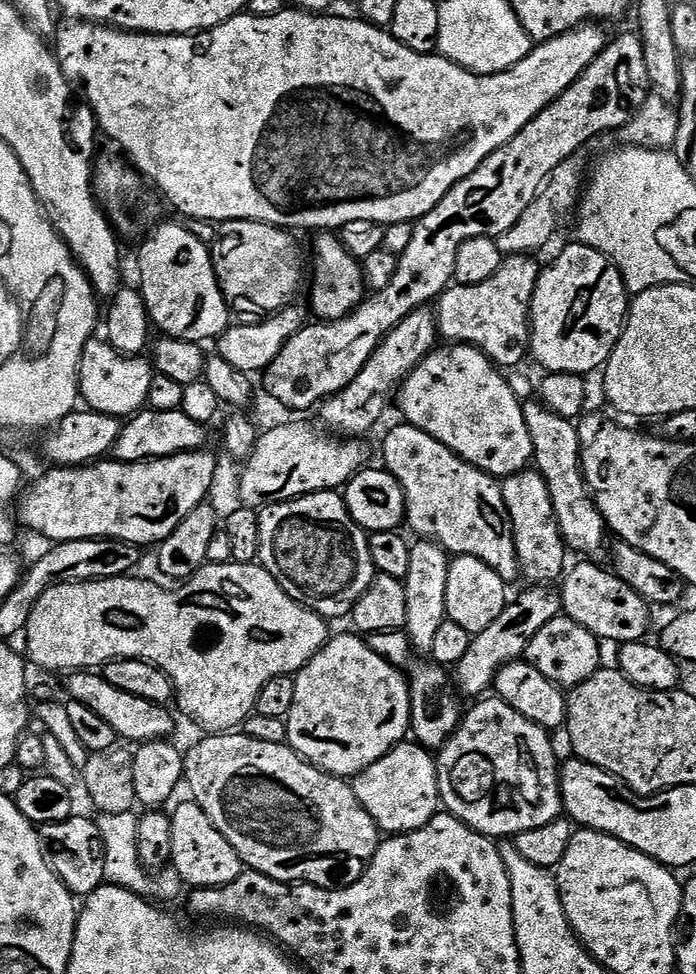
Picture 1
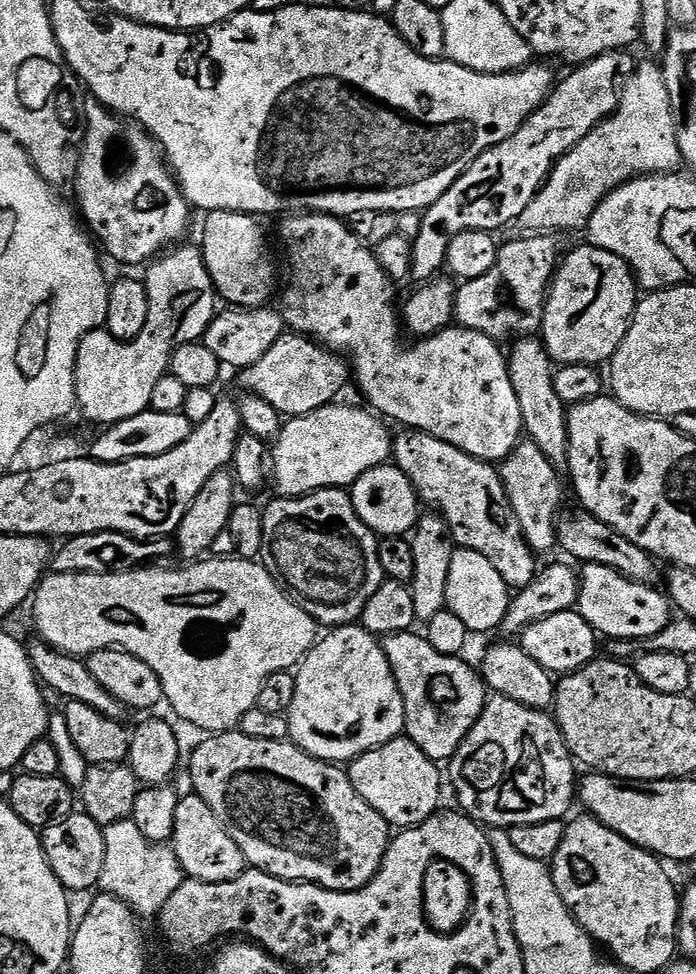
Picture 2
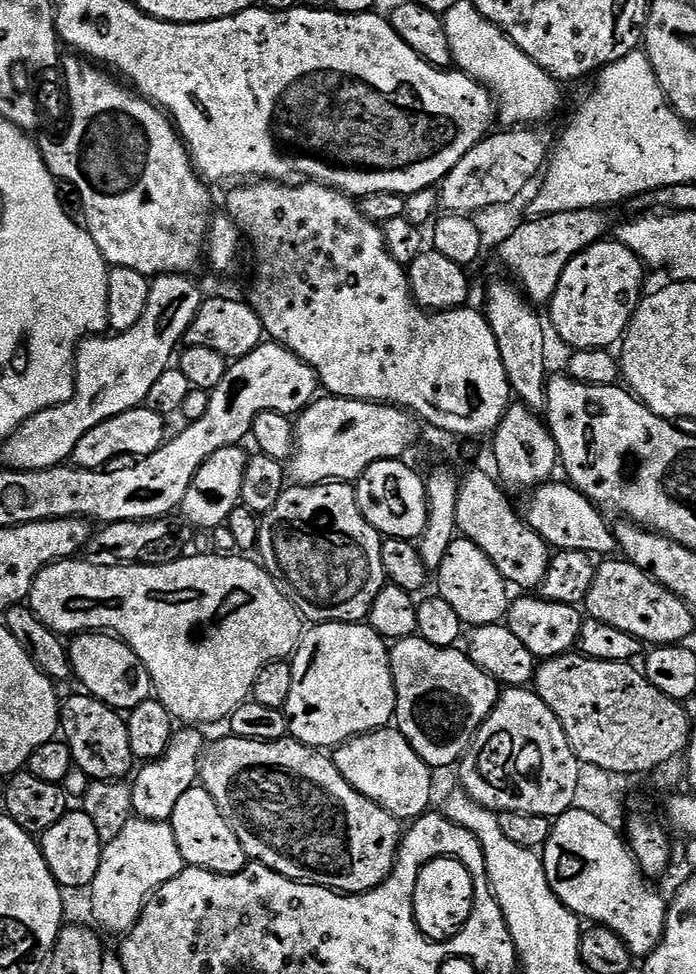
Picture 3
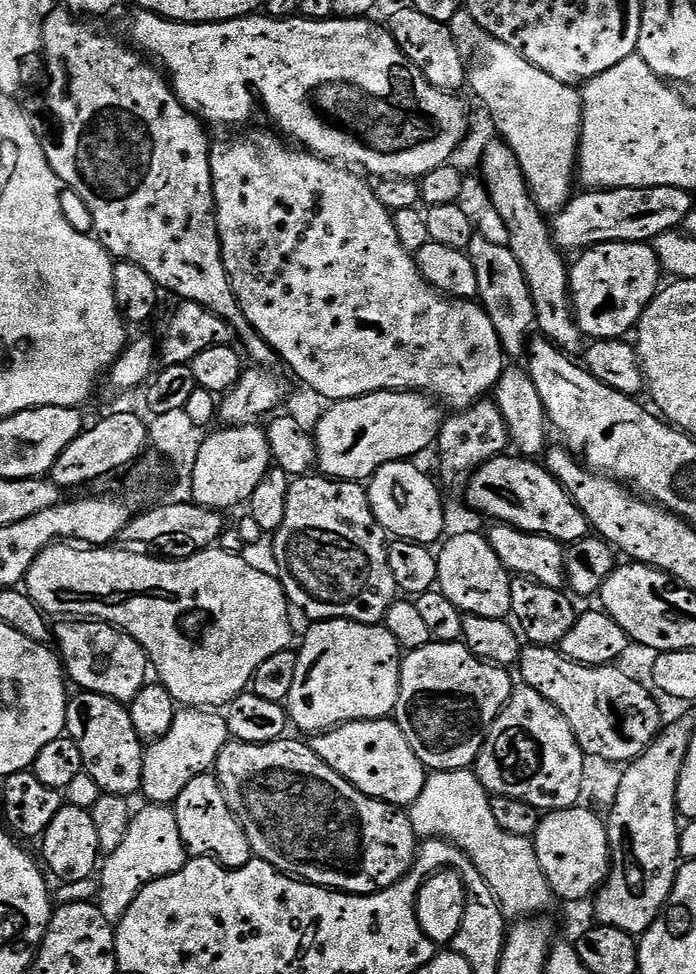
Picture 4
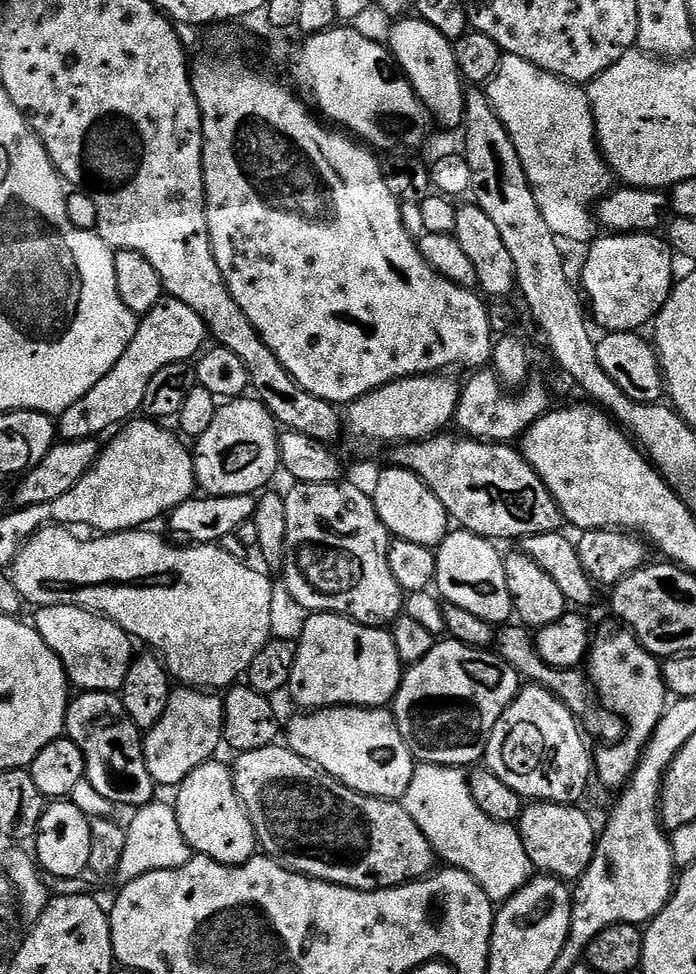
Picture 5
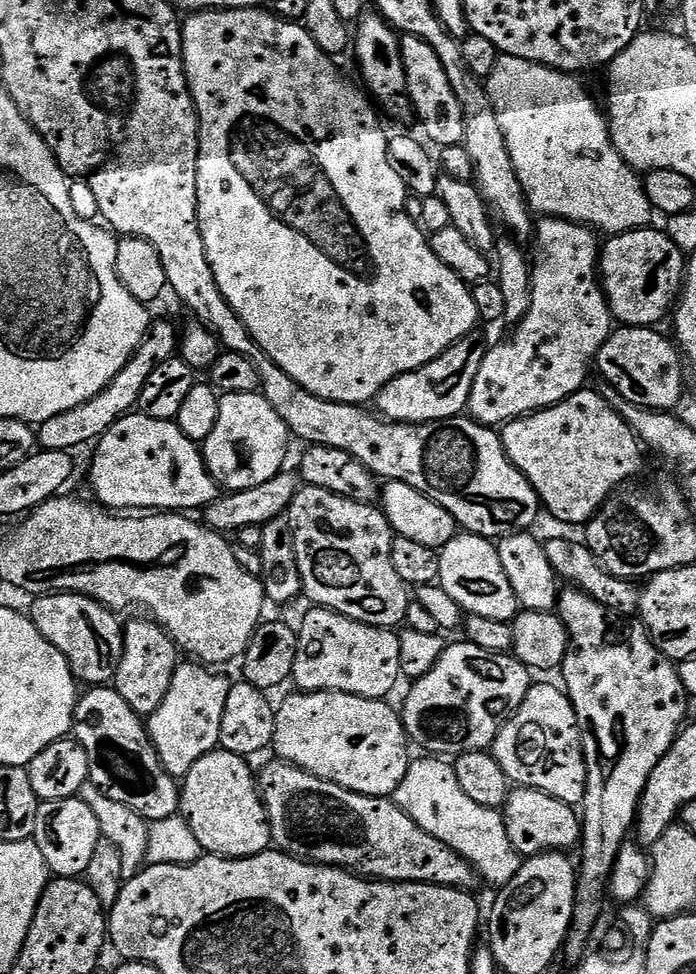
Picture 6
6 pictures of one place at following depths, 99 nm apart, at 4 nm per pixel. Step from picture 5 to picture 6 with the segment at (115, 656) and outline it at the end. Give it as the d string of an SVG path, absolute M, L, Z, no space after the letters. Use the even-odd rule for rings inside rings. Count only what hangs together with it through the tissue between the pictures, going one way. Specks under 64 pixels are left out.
M50 592L31 601L30 618L40 633L68 660L77 681L104 686L115 677L124 649L124 629L111 608L77 592Z

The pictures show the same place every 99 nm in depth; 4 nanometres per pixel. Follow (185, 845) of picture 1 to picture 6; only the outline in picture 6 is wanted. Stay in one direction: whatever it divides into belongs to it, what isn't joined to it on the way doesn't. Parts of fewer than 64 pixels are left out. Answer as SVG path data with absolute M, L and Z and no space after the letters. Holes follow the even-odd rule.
M217 750L198 758L194 766L182 778L180 789L179 815L184 817L190 830L194 830L194 838L204 847L205 853L225 858L241 860L243 856L257 856L260 852L269 851L272 844L272 831L268 815L264 809L264 800L260 796L257 777L245 757Z

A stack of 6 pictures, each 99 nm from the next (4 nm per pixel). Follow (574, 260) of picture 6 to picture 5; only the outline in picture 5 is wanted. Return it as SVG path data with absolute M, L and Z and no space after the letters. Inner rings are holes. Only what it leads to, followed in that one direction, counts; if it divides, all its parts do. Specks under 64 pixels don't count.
M476 370L468 381L463 381L460 401L456 407L454 424L463 435L474 440L489 442L516 442L527 432L528 427L549 411L548 388L542 381L533 379L513 394L496 378L495 371Z

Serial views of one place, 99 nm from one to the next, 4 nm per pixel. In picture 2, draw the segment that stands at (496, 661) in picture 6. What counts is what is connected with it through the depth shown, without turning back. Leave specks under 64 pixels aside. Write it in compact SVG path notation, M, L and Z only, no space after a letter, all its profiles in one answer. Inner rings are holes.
M415 631L396 632L392 636L383 637L382 645L385 656L389 660L392 677L396 679L398 690L404 703L404 732L407 739L413 740L431 760L447 762L458 750L458 746L466 738L466 734L474 726L474 722L482 714L486 703L486 685L478 675L477 669L472 668L460 656L443 656L430 646L423 636L415 636Z

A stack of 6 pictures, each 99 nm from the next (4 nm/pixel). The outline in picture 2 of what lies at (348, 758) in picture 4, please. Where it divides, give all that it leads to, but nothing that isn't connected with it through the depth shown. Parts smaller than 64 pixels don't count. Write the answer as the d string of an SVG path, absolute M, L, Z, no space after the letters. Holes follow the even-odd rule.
M397 738L357 756L347 765L346 771L360 797L378 810L389 825L403 830L428 820L441 807L442 772L436 768L439 768L437 761L422 754L413 740Z

